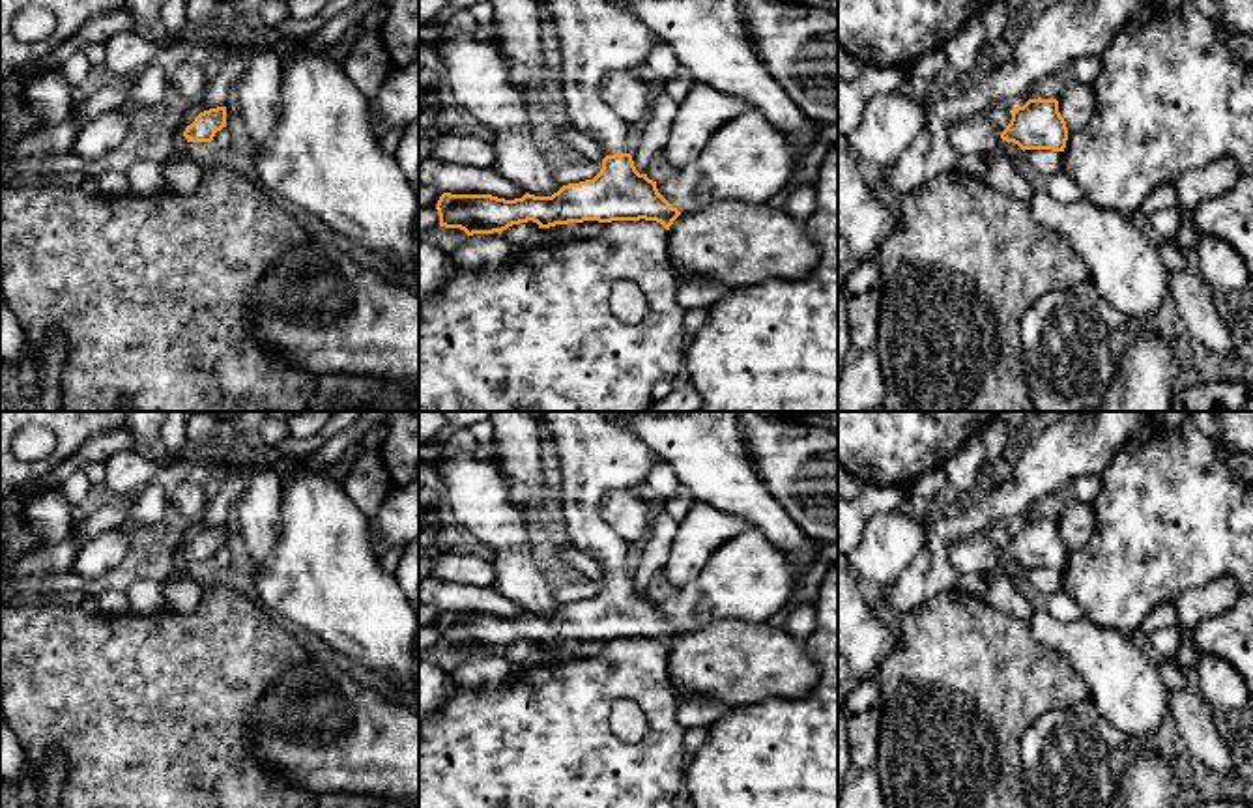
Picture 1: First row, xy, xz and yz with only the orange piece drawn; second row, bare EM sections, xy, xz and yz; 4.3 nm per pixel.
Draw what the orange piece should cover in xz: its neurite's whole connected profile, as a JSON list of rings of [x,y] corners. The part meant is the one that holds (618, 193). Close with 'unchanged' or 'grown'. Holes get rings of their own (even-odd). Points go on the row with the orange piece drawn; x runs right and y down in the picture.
[[[540,0],[554,19],[554,37],[561,47],[561,86],[555,103],[570,122],[591,137],[606,153],[602,168],[593,180],[563,185],[552,196],[526,193],[505,200],[492,195],[443,193],[436,204],[439,226],[460,228],[468,236],[503,232],[512,224],[533,221],[539,228],[583,221],[656,221],[666,230],[681,215],[656,189],[656,181],[640,174],[625,140],[628,123],[623,122],[600,97],[600,79],[610,71],[645,69],[651,47],[658,36],[630,9],[608,0]]]; grown

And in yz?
[[[1029,99],[1014,107],[1012,120],[1002,133],[986,114],[972,114],[950,129],[950,144],[959,155],[972,155],[997,148],[1002,140],[1025,150],[1064,152],[1068,127],[1059,112],[1057,99]]]; grown

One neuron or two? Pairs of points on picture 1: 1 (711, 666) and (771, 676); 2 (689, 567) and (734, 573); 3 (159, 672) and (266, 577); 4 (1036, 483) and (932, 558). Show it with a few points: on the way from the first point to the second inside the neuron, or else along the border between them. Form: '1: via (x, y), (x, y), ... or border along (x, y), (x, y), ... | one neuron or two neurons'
1: via (726, 666), (756, 666) | one neuron
2: border along (730, 537), (694, 577), (676, 590) | two neurons
3: border along (260, 605), (283, 623) | two neurons
4: via (1008, 500), (984, 507), (954, 530) | one neuron

